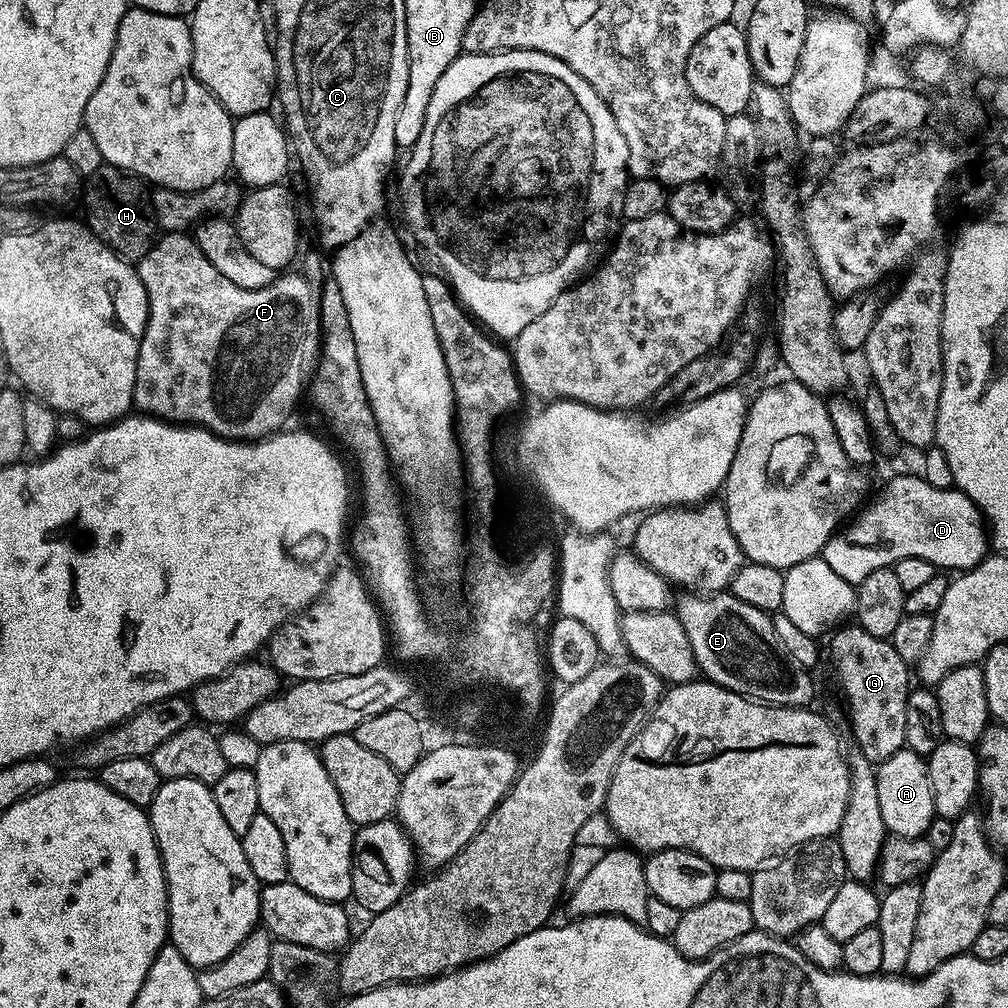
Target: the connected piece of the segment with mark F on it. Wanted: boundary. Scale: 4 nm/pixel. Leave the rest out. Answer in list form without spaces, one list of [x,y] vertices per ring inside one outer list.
[[[161,235],[138,261],[148,295],[148,321],[140,339],[132,403],[137,413],[205,428],[224,440],[263,440],[287,425],[300,391],[316,371],[321,347],[319,301],[300,274],[277,275],[276,281],[258,290],[234,286],[190,237]]]

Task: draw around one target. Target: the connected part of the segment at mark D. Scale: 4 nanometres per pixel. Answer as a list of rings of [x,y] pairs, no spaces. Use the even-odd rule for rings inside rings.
[[[897,474],[881,490],[880,497],[868,509],[866,508],[843,530],[833,532],[822,553],[826,565],[850,585],[861,584],[866,574],[874,574],[874,570],[879,568],[891,568],[893,564],[907,556],[926,558],[926,562],[930,562],[938,570],[948,570],[944,568],[967,570],[989,555],[990,533],[986,527],[984,515],[977,504],[955,486],[938,490],[936,486],[930,486],[930,482],[926,482],[923,476]]]

